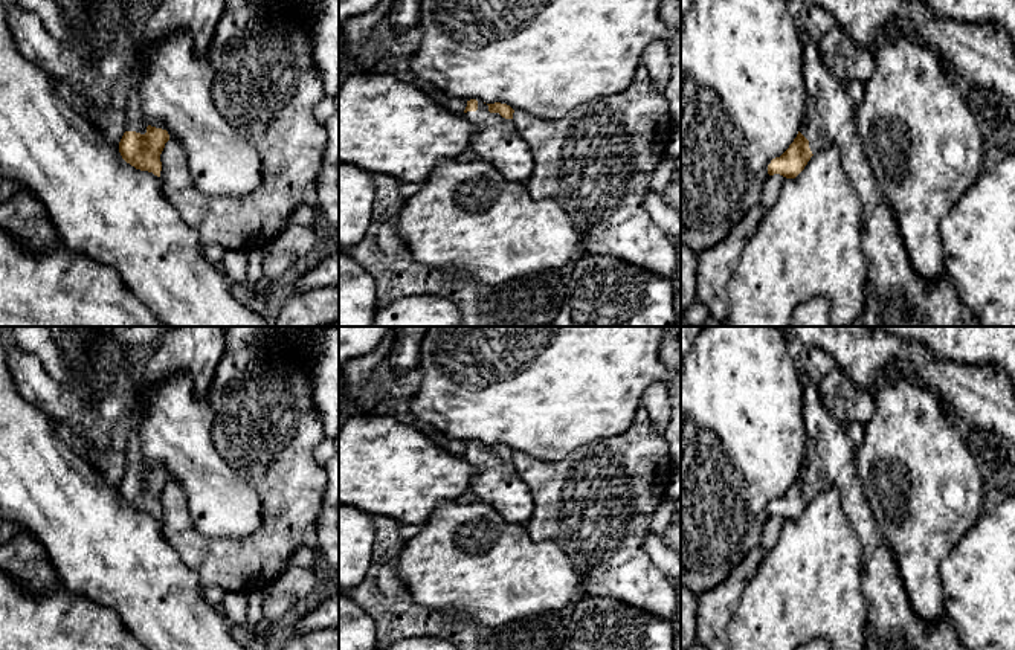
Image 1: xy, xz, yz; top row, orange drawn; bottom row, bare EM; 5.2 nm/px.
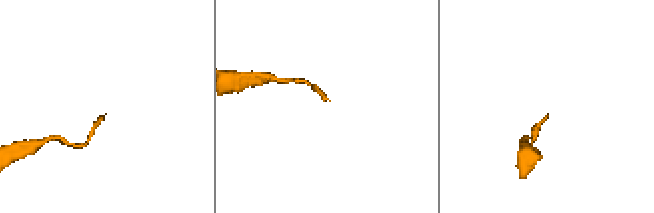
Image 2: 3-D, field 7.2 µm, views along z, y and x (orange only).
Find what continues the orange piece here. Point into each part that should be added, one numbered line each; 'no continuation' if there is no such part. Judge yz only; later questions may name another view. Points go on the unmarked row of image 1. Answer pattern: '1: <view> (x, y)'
1: yz (829, 452)

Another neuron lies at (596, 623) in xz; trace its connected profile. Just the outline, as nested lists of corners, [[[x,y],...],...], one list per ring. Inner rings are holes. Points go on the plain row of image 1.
[[[588,597],[575,601],[565,621],[566,638],[560,650],[675,650],[672,619],[633,607],[614,597]]]

